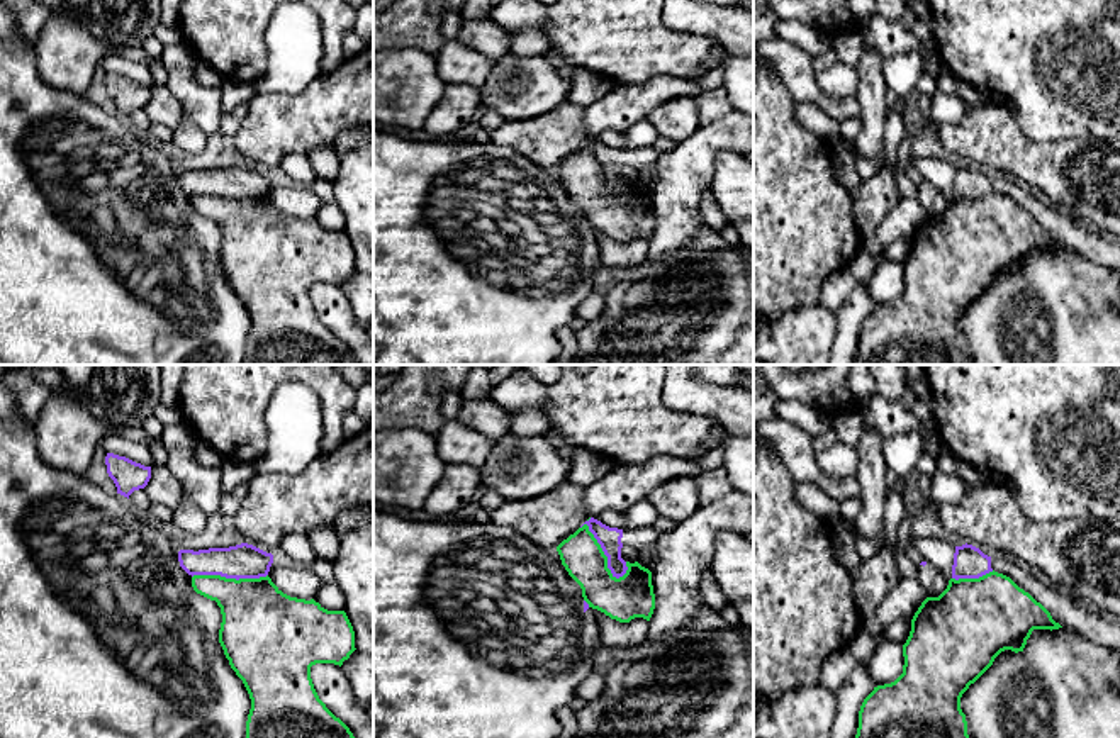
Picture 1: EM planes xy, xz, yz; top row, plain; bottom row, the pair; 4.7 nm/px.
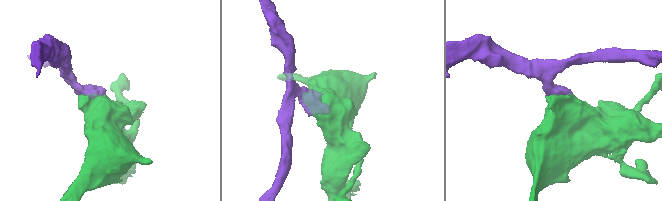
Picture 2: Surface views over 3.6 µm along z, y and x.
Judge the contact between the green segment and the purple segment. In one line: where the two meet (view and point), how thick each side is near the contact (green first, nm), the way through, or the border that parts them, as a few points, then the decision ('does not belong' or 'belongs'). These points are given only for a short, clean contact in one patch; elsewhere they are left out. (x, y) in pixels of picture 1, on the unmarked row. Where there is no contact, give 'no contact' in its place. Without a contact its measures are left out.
xz (601, 170) | 200/110 nm | does not belong

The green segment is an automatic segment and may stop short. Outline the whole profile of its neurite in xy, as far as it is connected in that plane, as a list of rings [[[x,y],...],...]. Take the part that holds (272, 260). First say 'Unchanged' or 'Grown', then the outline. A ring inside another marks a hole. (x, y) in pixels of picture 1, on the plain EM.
Unchanged. [[[193,195],[192,207],[221,227],[219,263],[249,314],[244,365],[360,365],[319,319],[311,299],[312,285],[341,287],[356,270],[355,251],[344,231],[328,231],[314,219],[290,217],[268,195],[239,200]]]

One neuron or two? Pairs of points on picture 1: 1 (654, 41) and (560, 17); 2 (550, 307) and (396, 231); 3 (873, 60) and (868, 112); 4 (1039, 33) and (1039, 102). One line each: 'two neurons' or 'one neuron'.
1: one neuron
2: one neuron
3: one neuron
4: one neuron

